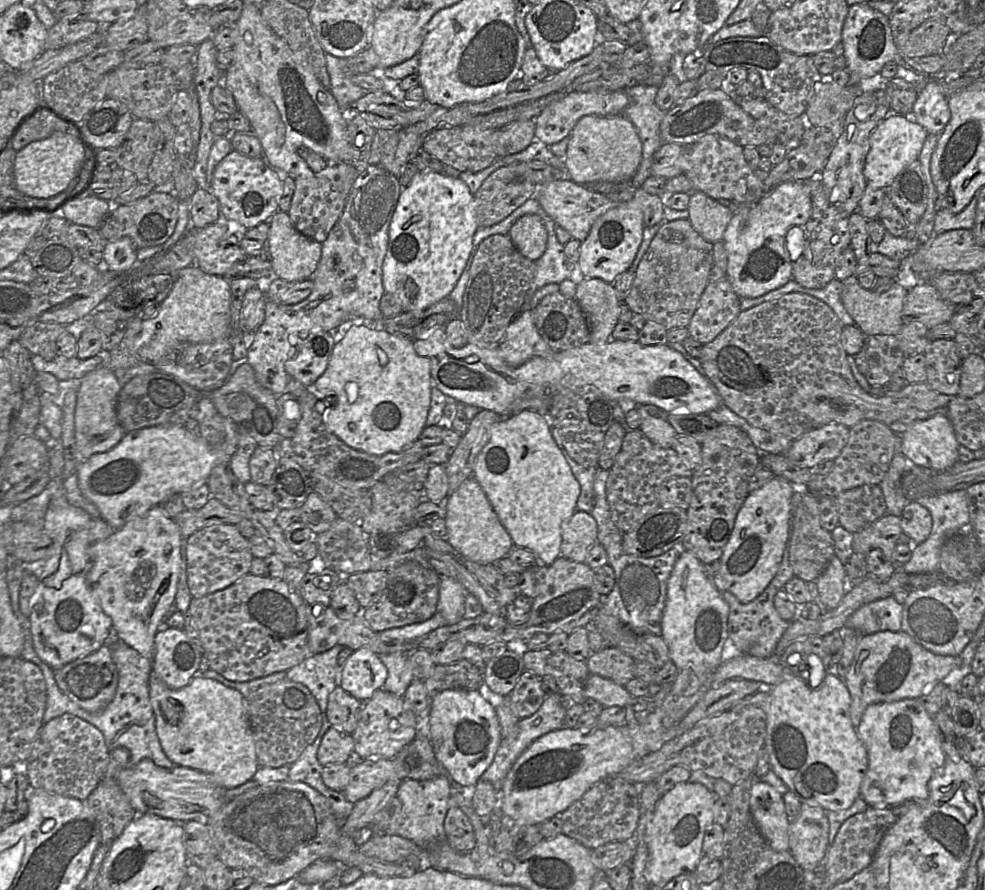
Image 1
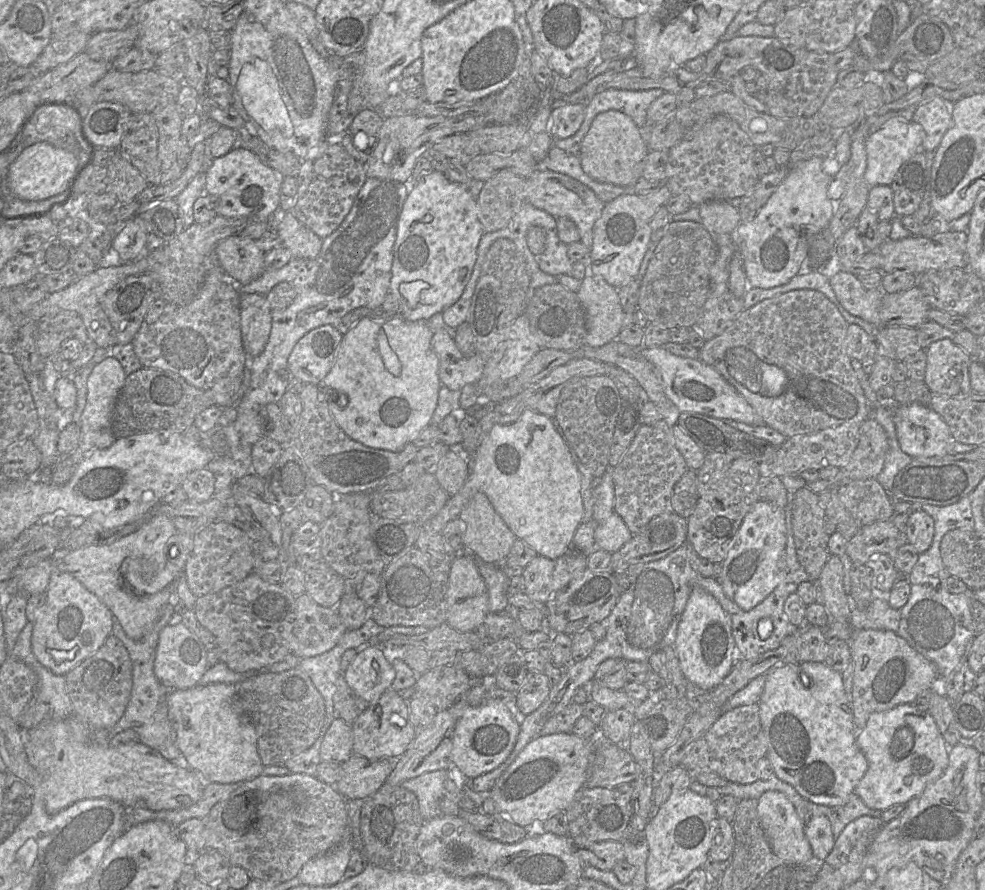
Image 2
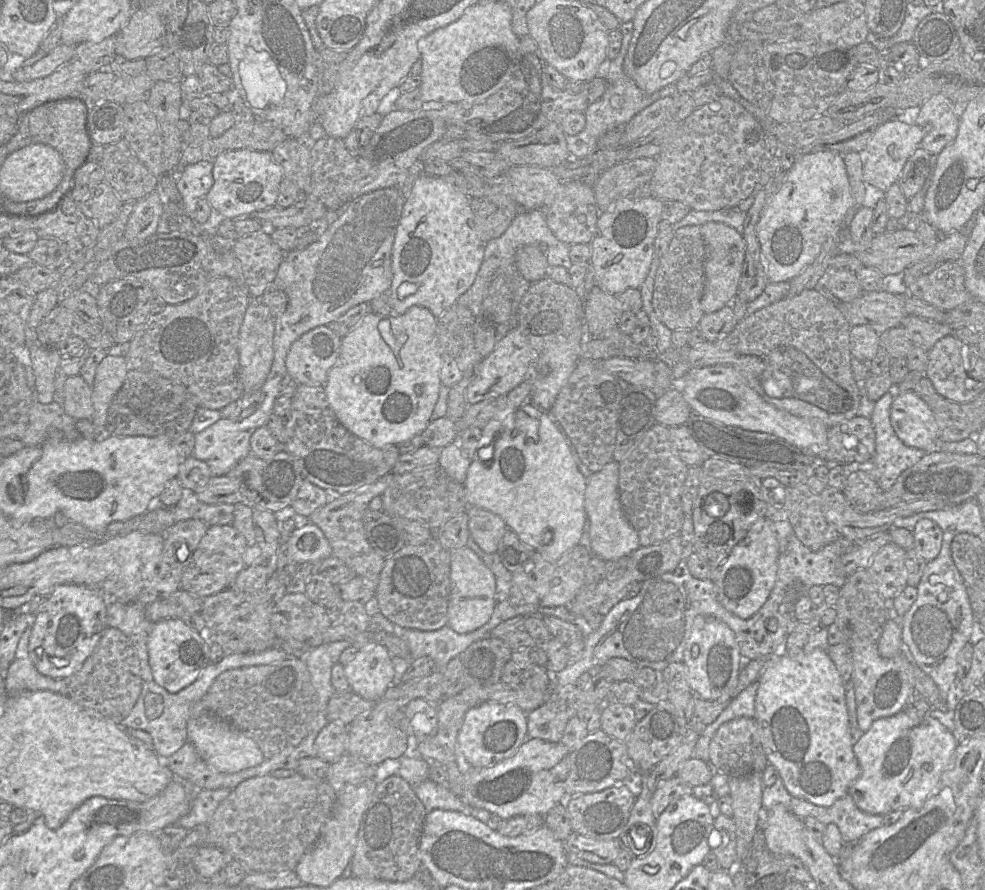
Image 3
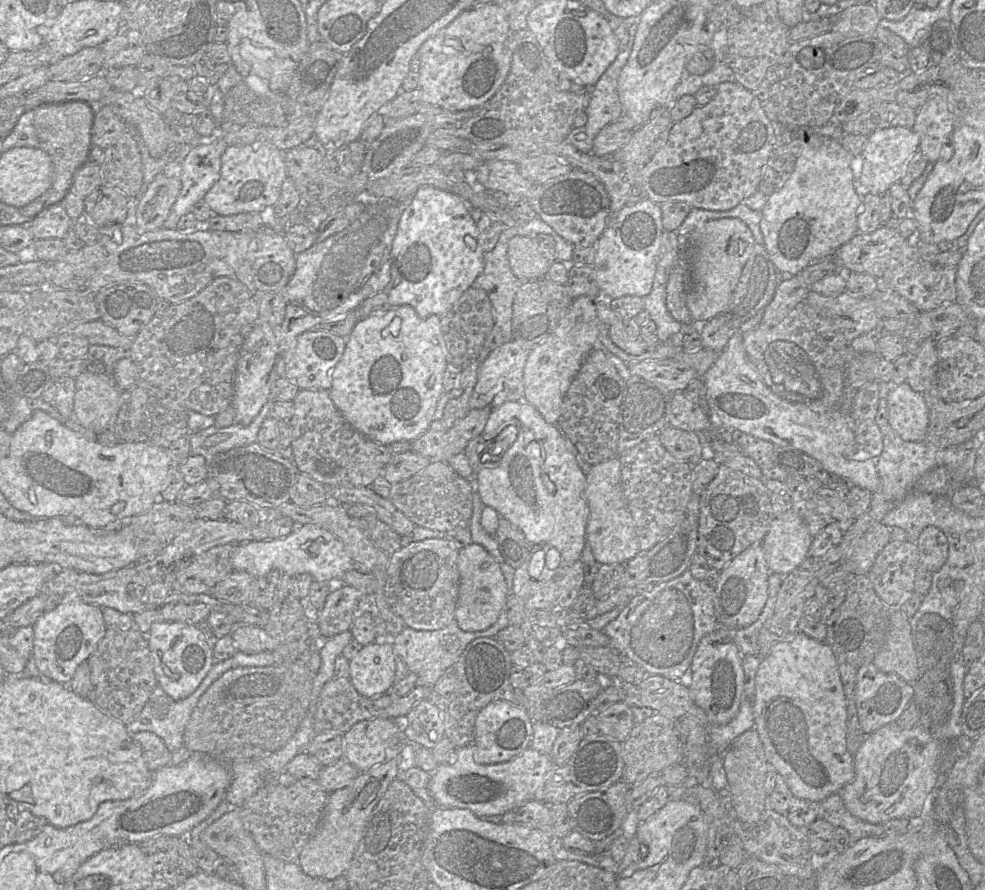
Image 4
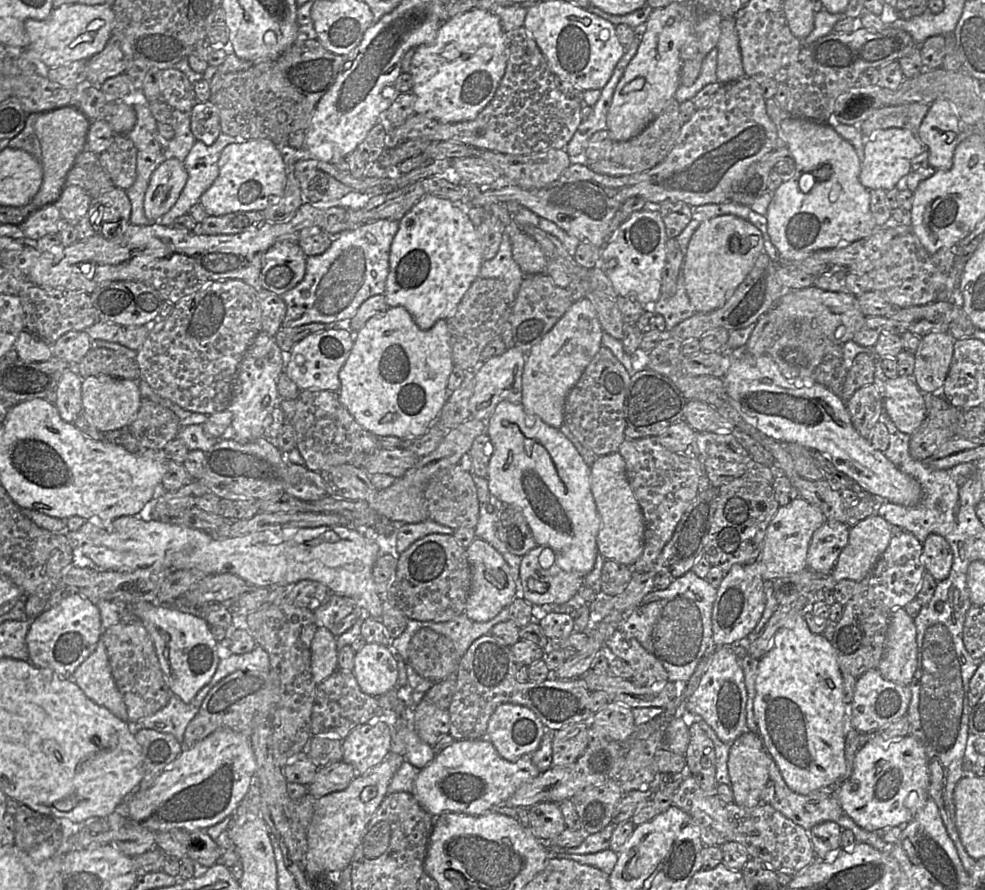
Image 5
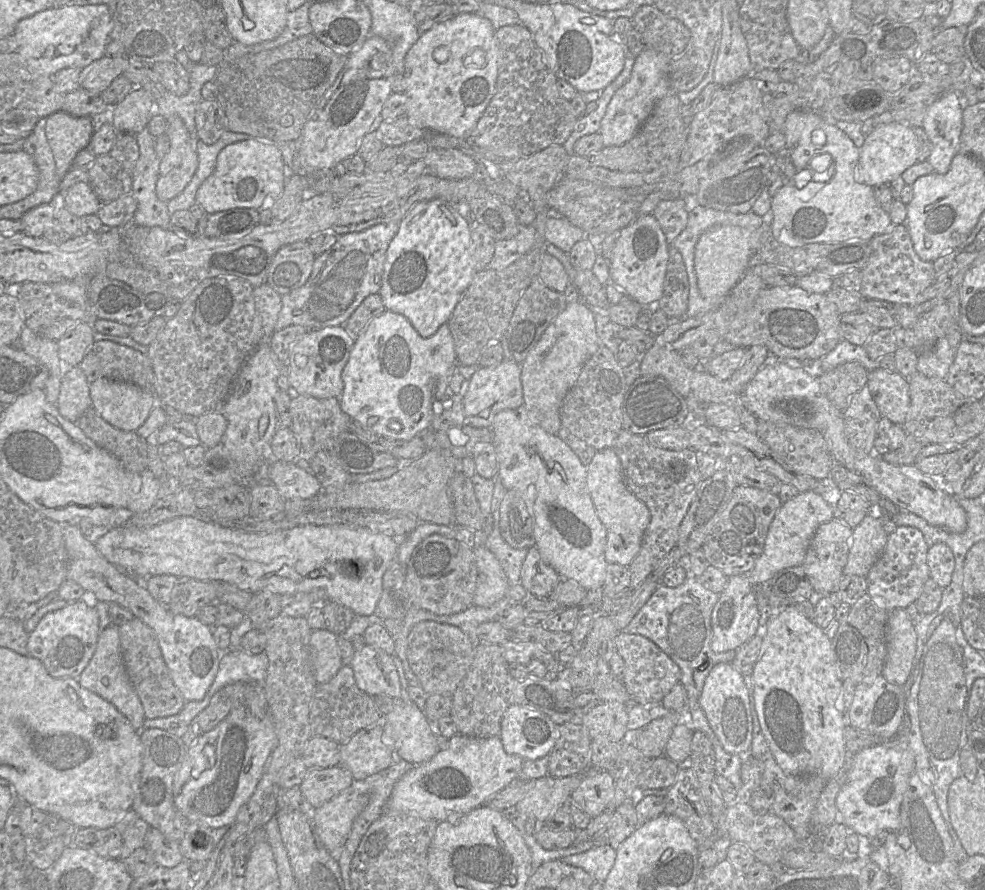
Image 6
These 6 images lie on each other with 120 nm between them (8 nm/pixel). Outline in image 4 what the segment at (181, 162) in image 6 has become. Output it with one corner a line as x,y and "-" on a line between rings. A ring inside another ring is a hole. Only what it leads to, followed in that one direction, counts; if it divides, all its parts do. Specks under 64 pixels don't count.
158,173
139,197
135,227
153,231
163,227
181,189
178,177

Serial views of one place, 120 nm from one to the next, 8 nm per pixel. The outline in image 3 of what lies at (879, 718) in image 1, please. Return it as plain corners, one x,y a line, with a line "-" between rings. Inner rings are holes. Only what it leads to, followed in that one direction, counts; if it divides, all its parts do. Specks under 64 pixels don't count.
904,710
875,720
853,745
861,774
849,794
859,809
884,816
898,808
920,809
953,759
958,741
935,717
910,716

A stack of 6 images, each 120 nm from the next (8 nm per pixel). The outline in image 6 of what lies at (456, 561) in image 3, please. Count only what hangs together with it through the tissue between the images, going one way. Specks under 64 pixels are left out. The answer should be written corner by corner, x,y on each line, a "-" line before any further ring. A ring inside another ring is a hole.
483,544
473,548
477,568
478,582
473,605
490,607
508,597
511,604
523,603
528,591
521,585
511,586
496,556

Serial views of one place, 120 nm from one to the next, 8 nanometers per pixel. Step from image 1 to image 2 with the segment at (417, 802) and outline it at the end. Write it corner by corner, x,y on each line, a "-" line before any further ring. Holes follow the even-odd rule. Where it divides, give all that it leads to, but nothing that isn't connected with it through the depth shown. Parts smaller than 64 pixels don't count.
435,770
406,780
400,785
416,796
424,821
443,815
440,801
445,796
444,782
447,778
447,770

